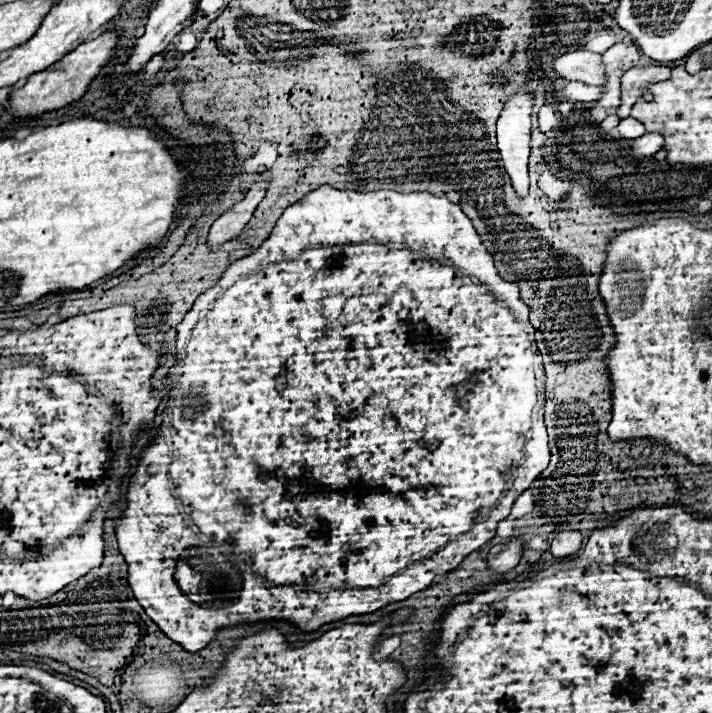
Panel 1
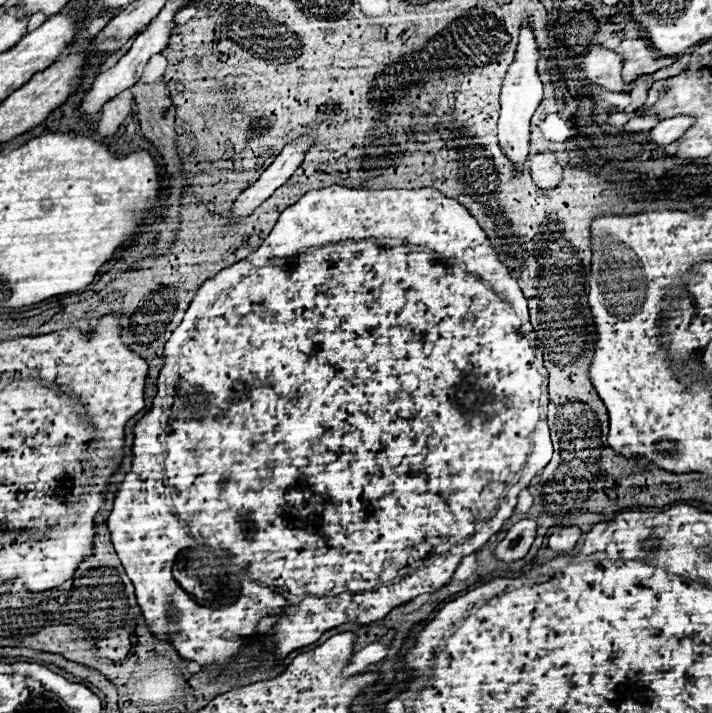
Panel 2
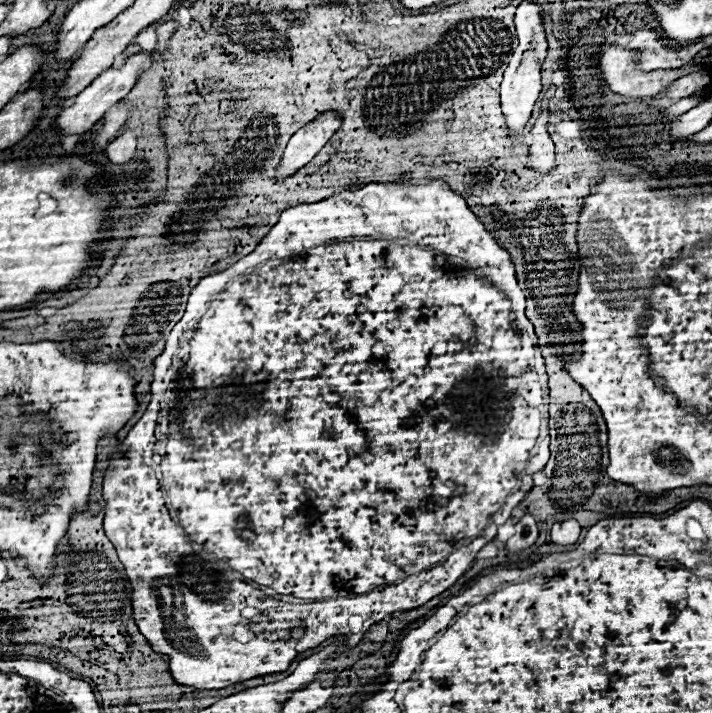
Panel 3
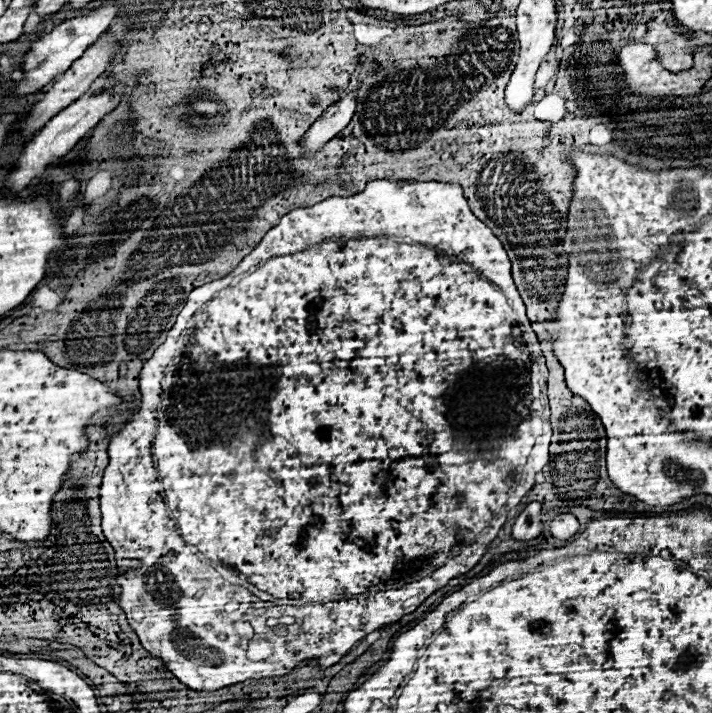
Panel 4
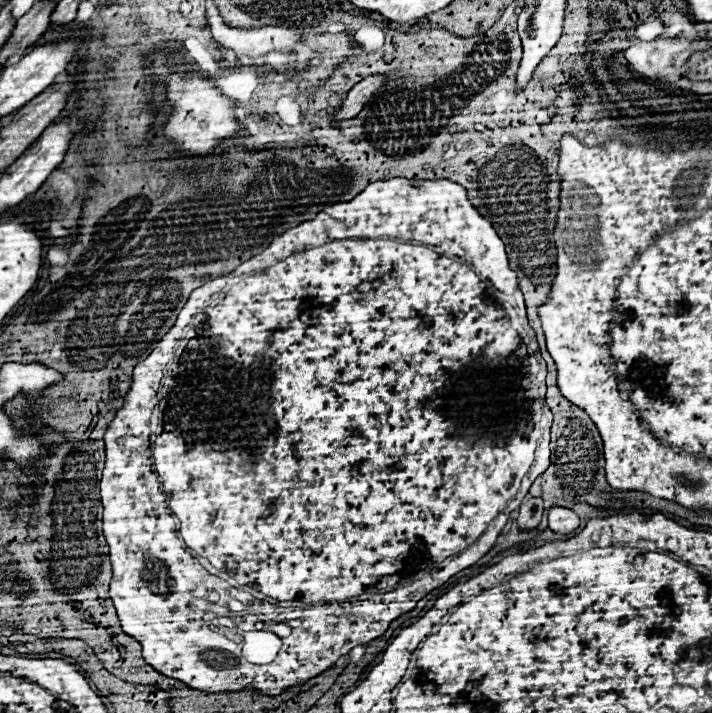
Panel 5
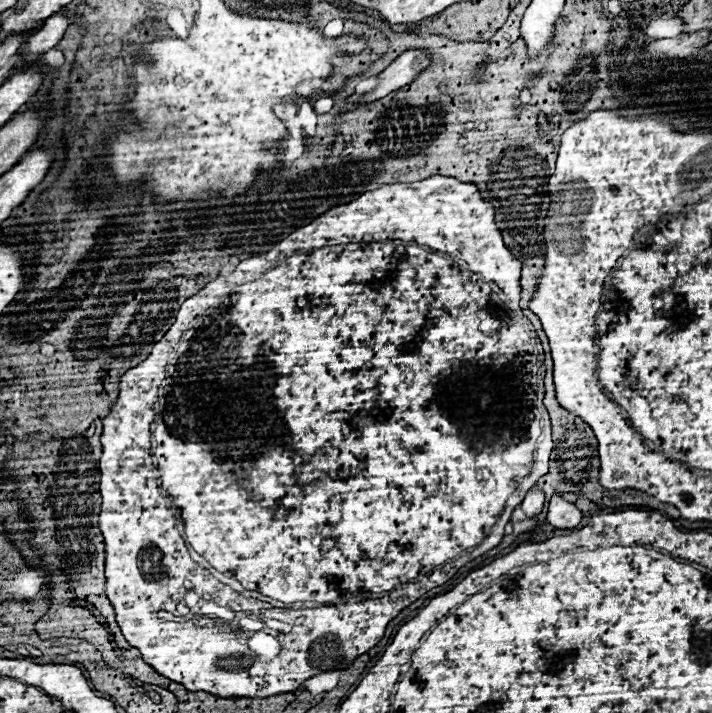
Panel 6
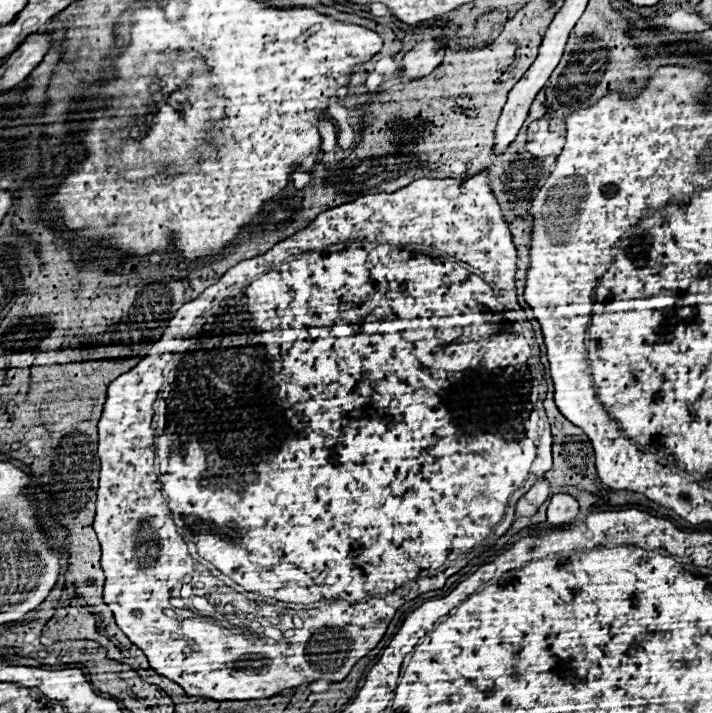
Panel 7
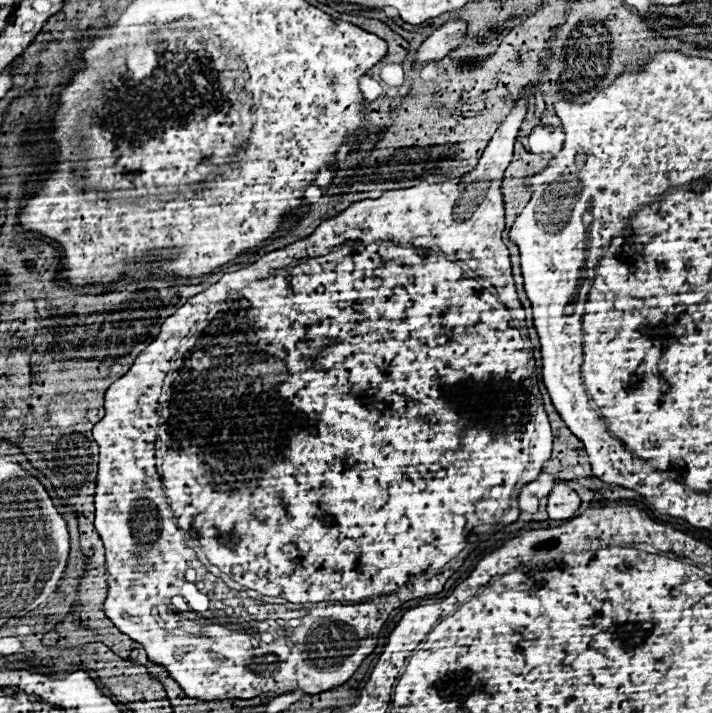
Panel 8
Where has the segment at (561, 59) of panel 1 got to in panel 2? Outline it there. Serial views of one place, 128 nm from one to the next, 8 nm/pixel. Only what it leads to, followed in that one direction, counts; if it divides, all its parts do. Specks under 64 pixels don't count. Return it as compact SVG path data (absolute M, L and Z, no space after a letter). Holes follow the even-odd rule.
M594 46L590 52L586 52L584 56L580 56L580 72L586 80L590 80L592 84L604 86L612 92L630 92L634 84L624 84L622 82L622 56L618 56L612 50Z

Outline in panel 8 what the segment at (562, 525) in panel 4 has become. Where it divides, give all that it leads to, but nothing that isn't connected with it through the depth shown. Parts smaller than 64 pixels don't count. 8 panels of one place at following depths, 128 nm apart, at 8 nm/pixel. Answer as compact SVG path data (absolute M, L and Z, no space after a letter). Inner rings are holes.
M556 484L548 496L548 514L550 520L566 520L572 518L574 512L580 508L578 494L568 488L566 484Z

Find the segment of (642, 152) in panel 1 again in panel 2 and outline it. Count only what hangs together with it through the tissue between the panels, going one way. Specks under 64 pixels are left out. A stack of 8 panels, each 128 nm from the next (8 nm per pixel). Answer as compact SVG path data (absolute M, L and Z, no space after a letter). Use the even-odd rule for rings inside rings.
M674 116L674 118L666 118L662 122L658 122L652 130L650 136L656 144L660 146L668 146L672 142L676 142L690 126L692 126L692 118L690 116Z

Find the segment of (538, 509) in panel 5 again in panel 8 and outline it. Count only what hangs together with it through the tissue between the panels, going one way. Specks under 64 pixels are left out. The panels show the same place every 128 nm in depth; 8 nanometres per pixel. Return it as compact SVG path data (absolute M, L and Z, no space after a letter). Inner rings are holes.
M540 474L538 480L534 480L534 482L528 484L528 490L530 490L536 498L546 498L546 496L552 492L554 484L556 484L556 480L554 480L550 474Z

